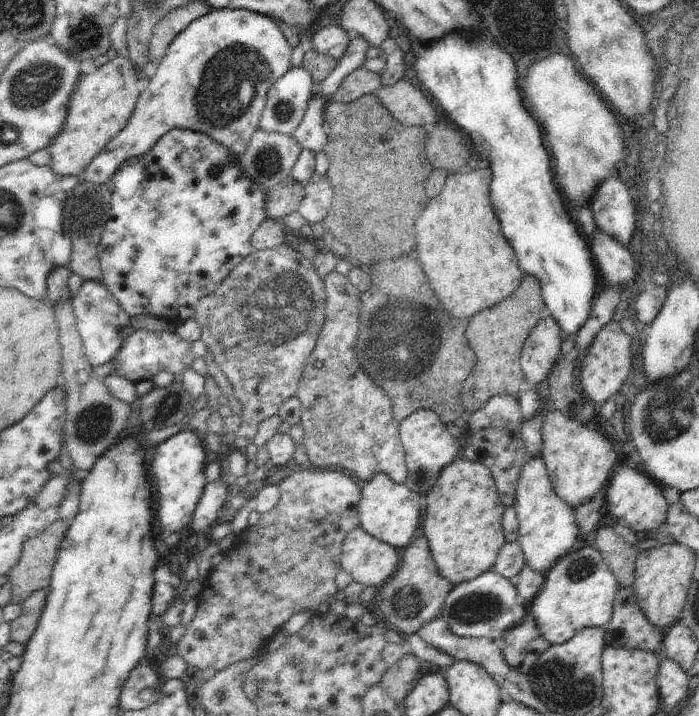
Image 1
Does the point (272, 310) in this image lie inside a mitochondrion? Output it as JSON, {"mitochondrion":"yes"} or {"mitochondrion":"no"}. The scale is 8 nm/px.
{"mitochondrion":"yes"}

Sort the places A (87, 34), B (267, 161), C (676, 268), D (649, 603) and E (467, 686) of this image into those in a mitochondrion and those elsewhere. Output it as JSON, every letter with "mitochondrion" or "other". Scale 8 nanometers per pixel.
{"A":"mitochondrion","B":"mitochondrion","C":"other","D":"other","E":"other"}

